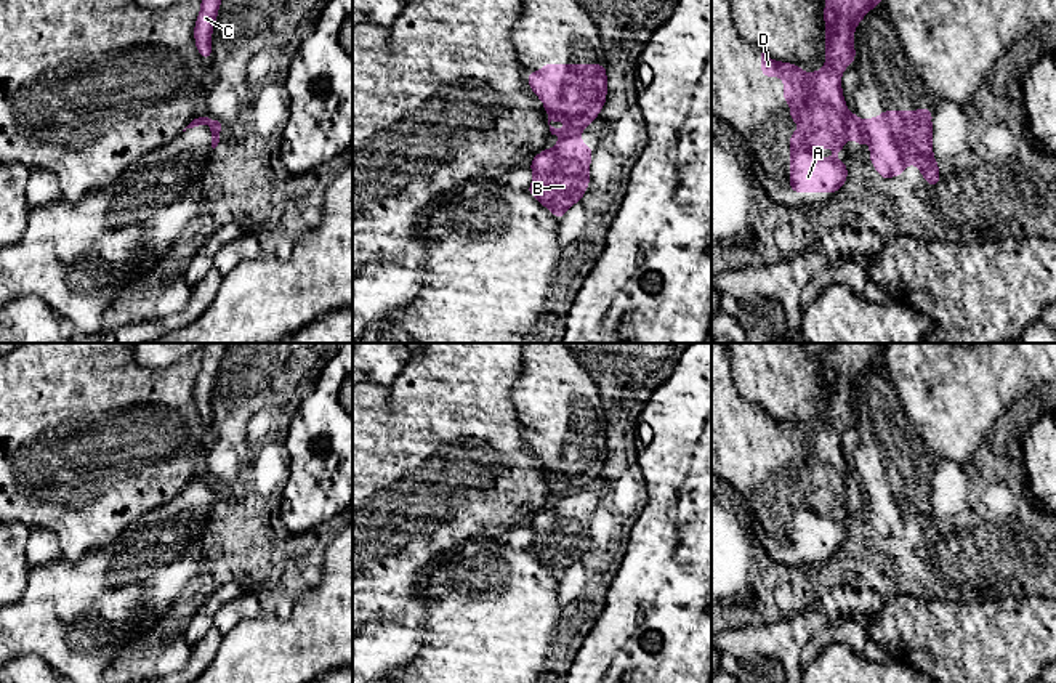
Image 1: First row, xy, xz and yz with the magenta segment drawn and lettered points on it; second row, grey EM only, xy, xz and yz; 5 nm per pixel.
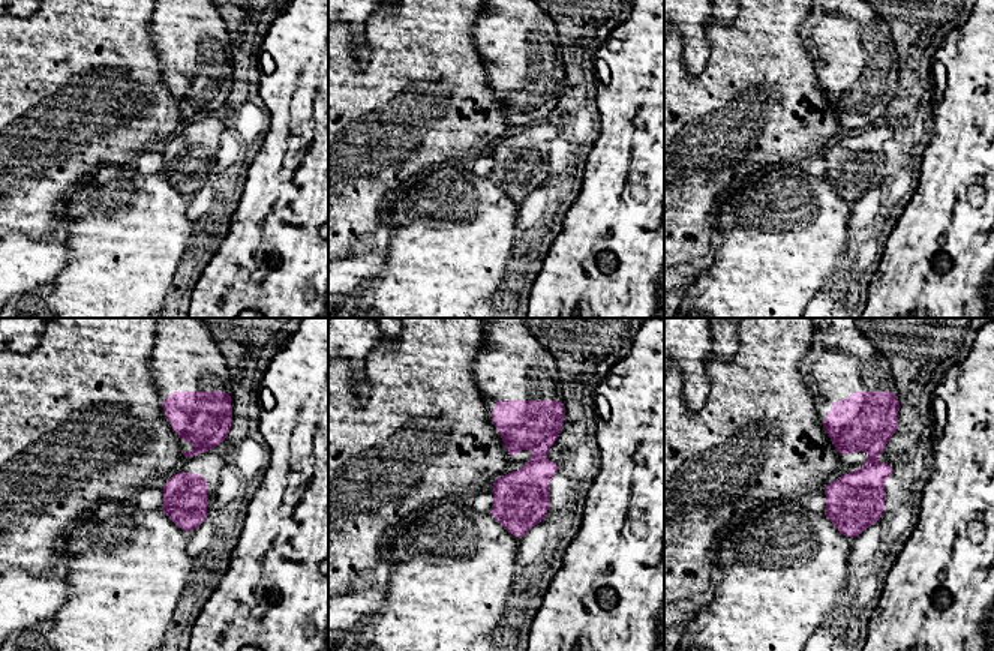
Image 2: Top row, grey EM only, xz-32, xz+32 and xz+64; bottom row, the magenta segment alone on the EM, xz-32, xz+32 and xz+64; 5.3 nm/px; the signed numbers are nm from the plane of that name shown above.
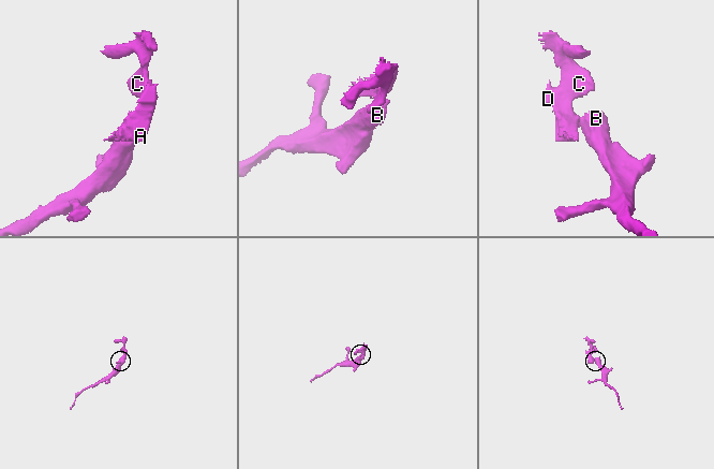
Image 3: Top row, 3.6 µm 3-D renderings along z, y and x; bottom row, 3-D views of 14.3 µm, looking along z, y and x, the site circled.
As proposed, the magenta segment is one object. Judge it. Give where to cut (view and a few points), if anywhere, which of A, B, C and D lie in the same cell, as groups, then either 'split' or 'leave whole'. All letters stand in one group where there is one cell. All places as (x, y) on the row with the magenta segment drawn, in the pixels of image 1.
xz (577, 132), (561, 137) | A C D / B | split

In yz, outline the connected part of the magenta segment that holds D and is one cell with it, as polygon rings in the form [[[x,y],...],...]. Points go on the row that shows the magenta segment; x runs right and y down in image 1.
[[[825,0],[827,46],[825,66],[820,71],[808,74],[796,64],[774,61],[761,53],[761,75],[784,79],[784,101],[790,104],[790,120],[800,123],[800,130],[790,133],[790,192],[840,192],[849,173],[836,154],[851,138],[857,141],[857,148],[865,141],[862,120],[844,103],[841,75],[856,61],[854,29],[880,2],[883,0]]]

